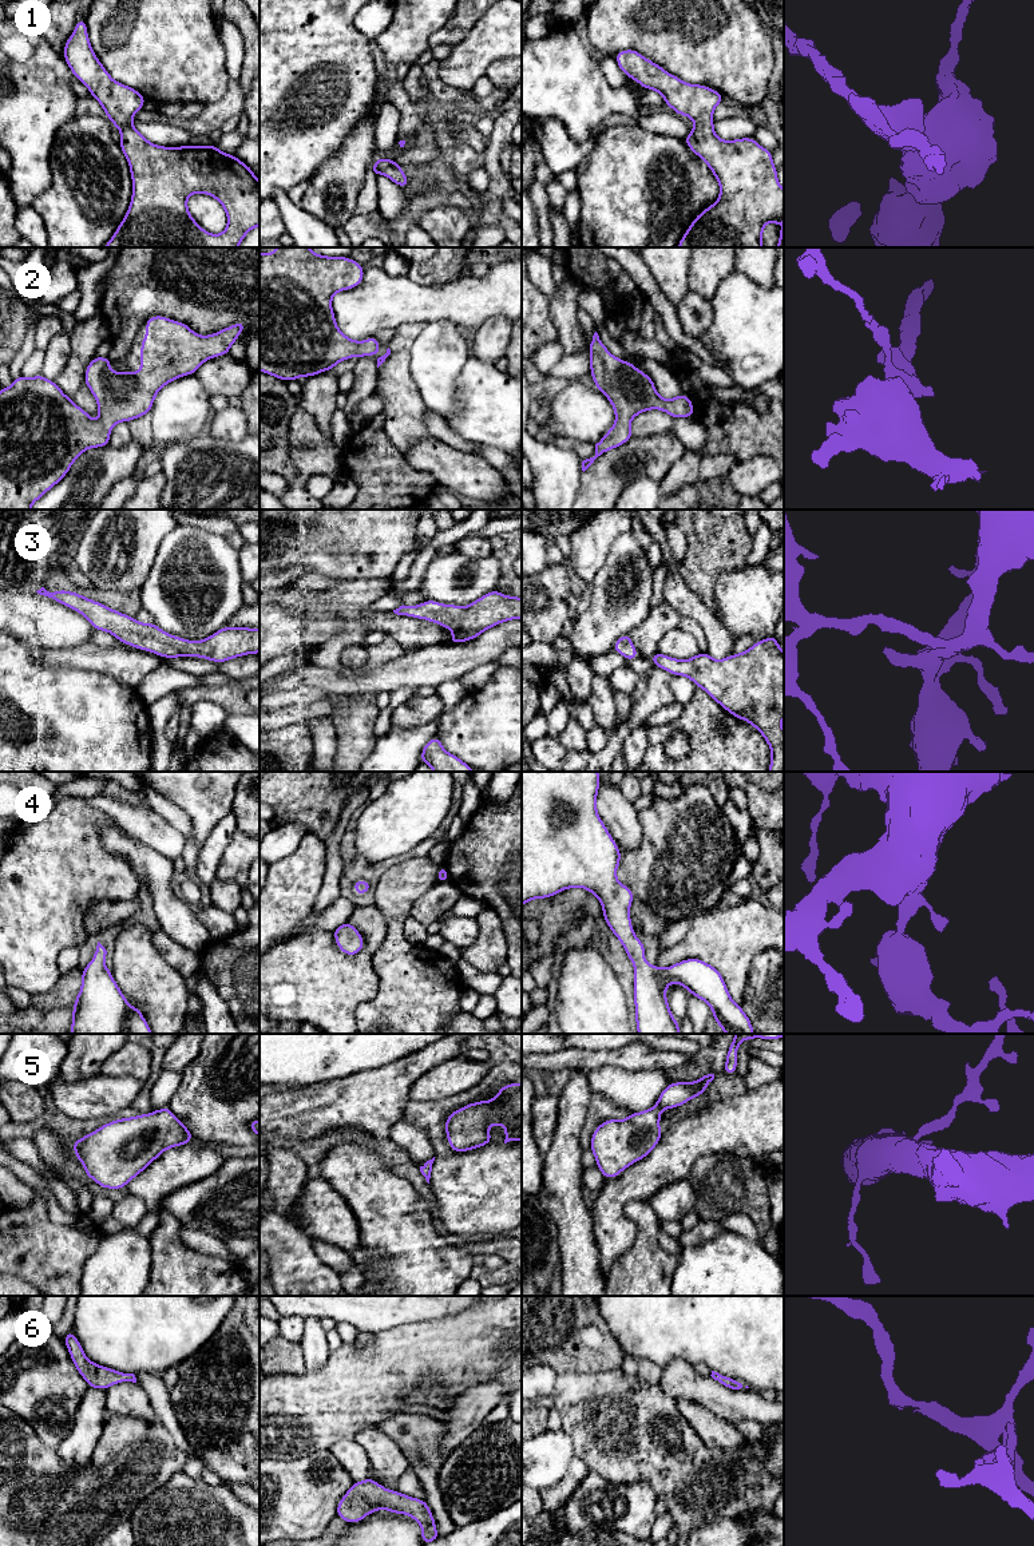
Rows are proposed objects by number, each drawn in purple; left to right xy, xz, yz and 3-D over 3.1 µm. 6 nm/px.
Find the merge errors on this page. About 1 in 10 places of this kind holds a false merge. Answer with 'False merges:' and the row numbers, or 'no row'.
False merges: no row

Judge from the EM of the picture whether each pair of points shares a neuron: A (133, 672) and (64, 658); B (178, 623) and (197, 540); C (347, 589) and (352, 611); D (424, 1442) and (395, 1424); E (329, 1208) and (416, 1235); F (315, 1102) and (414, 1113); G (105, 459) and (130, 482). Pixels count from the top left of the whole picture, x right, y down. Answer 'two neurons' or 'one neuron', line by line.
A: one neuron
B: one neuron
C: two neurons
D: one neuron
E: two neurons
F: two neurons
G: two neurons

